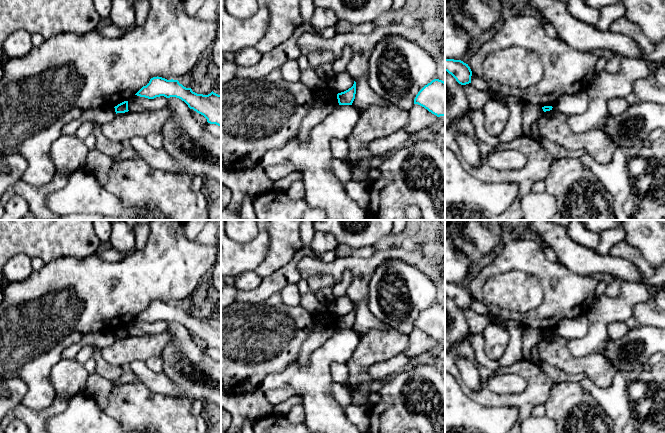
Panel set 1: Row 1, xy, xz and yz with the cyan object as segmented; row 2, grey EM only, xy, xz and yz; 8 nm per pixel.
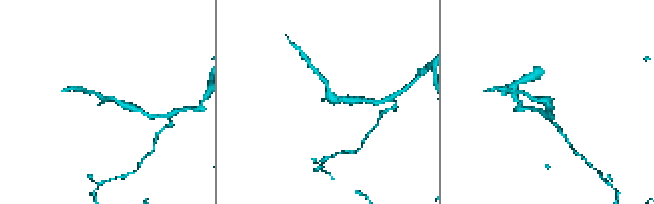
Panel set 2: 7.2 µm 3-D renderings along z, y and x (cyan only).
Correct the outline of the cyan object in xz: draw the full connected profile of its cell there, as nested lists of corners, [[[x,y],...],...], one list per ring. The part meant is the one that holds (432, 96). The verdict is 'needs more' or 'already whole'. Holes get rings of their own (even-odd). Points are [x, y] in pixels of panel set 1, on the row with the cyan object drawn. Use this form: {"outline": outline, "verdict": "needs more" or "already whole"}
{"outline": [[[432,80],[418,92],[414,104],[424,107],[437,117],[445,116],[445,82]]], "verdict": "already whole"}

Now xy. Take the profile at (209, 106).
{"outline": [[[153,77],[146,86],[143,86],[135,95],[154,99],[164,96],[176,97],[184,101],[190,109],[203,115],[207,122],[221,127],[221,95],[213,91],[208,95],[197,94],[191,88],[186,88],[178,80],[167,80],[162,77]]], "verdict": "already whole"}

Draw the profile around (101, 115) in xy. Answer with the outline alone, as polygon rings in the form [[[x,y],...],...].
[[[113,106],[98,107],[86,110],[79,118],[70,121],[62,128],[62,135],[75,134],[80,125],[86,121],[93,121],[99,125],[104,125],[111,122],[115,115],[116,112]]]

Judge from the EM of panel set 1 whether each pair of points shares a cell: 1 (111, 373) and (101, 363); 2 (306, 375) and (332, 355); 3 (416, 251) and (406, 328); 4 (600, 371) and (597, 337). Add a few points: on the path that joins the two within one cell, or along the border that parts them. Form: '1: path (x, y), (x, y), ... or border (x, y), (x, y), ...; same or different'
1: path (109, 371), (103, 365); same
2: path (312, 371), (326, 357); same
3: border (391, 260), (403, 260), (416, 266), (432, 281); different
4: border (598, 347), (584, 356), (576, 357); different

